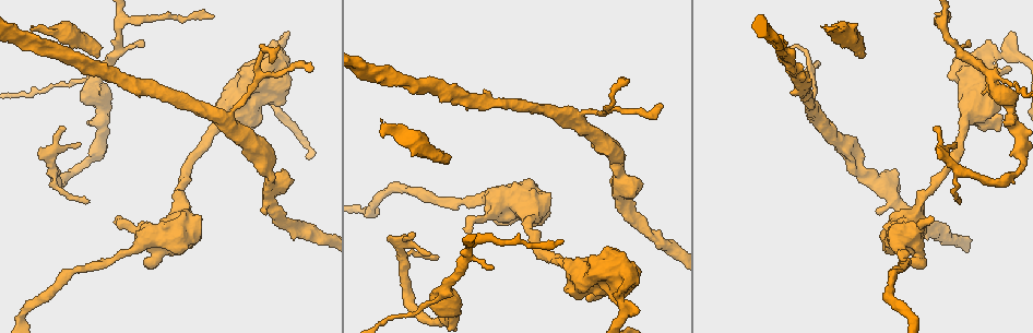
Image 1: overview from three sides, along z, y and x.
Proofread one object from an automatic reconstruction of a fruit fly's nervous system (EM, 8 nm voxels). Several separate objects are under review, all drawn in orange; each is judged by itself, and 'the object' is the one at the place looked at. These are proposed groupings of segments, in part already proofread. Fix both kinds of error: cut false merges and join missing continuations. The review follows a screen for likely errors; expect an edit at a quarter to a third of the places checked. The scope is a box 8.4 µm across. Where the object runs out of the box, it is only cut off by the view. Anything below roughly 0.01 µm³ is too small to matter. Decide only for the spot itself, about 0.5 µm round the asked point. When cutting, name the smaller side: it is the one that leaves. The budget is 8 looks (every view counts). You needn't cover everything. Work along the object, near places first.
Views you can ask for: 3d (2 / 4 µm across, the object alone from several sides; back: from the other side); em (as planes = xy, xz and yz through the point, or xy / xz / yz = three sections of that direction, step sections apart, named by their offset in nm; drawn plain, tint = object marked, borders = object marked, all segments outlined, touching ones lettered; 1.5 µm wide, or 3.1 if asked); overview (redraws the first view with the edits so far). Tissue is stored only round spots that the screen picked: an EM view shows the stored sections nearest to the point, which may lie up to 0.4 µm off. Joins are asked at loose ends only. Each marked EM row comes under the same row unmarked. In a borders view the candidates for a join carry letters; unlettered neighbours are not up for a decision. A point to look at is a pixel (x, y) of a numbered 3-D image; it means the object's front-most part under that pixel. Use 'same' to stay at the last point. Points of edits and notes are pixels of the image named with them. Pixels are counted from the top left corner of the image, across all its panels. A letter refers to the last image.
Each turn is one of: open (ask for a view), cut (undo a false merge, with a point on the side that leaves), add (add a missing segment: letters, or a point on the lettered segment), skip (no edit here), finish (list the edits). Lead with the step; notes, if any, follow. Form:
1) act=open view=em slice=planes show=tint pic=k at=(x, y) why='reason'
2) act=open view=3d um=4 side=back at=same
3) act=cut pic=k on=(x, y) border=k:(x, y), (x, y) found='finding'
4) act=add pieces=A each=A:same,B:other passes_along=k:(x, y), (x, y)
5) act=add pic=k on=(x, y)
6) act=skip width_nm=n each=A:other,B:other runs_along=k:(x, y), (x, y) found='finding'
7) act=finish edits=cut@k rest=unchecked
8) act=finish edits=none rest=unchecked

act=open view=em slice=xz step=8 show=borders pic=1 at=(87, 202) why='thin end'

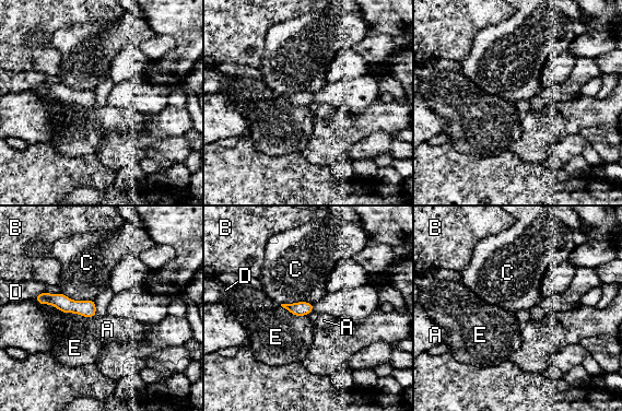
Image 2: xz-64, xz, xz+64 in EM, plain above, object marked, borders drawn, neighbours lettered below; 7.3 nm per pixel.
act=open view=em slice=planes show=borders at=same

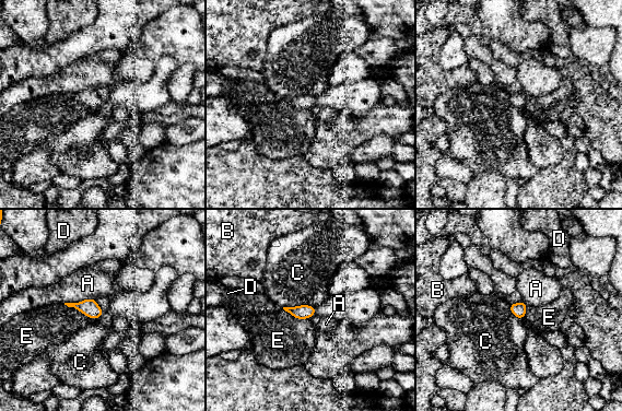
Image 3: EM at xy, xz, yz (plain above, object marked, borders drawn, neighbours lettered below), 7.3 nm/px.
act=skip width_nm=110 each=A:other,B:other,C:other,D:other,E:other found='no lettered segment goes on from it'

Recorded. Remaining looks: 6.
act=open view=3d um=4 pic=1 at=(836, 25) why='tapers out'

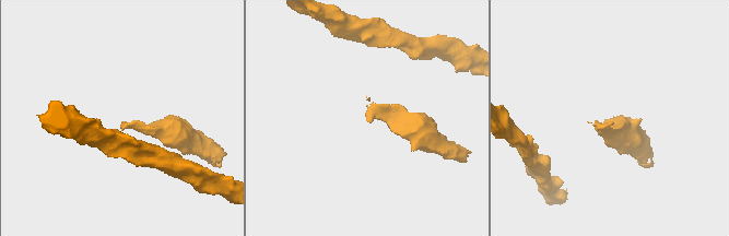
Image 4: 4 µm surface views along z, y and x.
act=open view=em slice=planes show=borders pic=4 at=(611, 121) why='need the tissue'

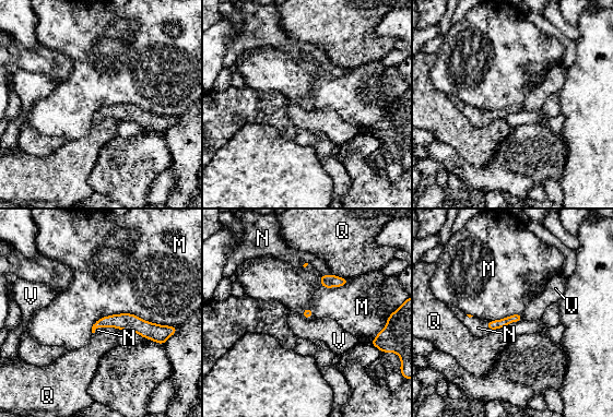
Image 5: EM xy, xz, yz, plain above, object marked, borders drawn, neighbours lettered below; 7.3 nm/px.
act=add pieces=N each=M:other,N:same,Q:other,V:other found='the neuron continues'

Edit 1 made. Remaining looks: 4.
act=open view=3d um=2 pic=1 at=(261, 44) why='abrupt turn'

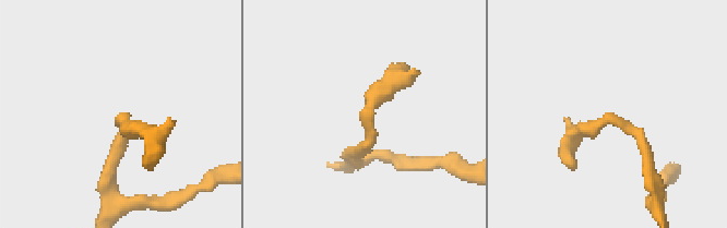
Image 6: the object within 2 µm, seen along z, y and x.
act=open view=em slice=yz step=4 show=tint pic=6 at=(367, 111) why='need the tissue'

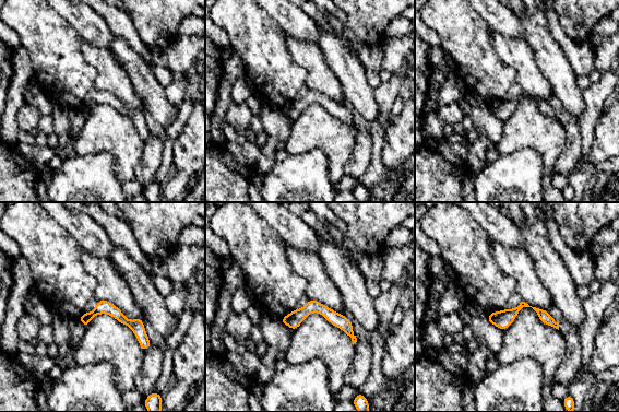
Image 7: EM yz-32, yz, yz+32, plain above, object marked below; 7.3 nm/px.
act=open view=em slice=planes show=borders at=same

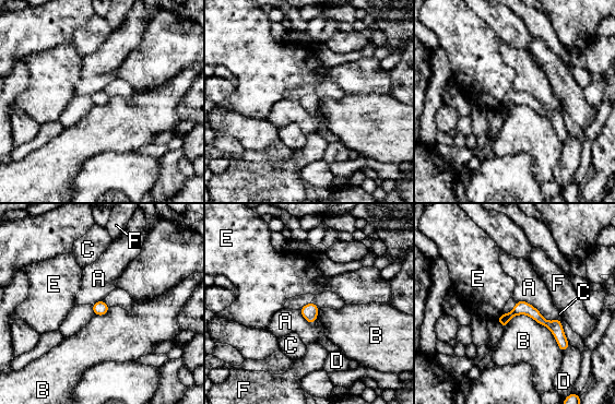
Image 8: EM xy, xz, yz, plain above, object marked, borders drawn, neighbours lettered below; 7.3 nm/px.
act=skip each=A:other,B:other,C:other,D:other,E:other,F:other runs_along=8:(500, 320), (530, 310), (564, 347) found='continuous, no second neuron'

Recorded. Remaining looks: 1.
act=finish edits=add@5 rest=unchecked

